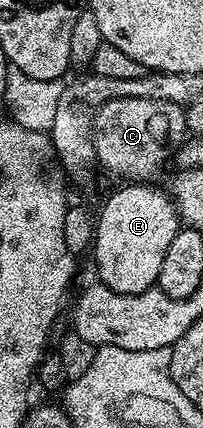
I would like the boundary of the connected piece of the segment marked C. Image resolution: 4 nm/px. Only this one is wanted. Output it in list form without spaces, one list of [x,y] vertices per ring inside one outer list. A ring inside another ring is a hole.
[[[112,99],[98,108],[94,116],[93,140],[97,165],[116,174],[124,174],[130,180],[150,180],[165,162],[169,163],[172,151],[181,146],[187,137],[186,111],[181,105],[168,100]]]

